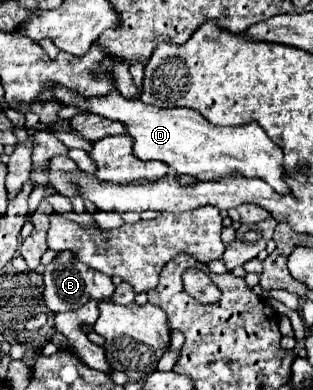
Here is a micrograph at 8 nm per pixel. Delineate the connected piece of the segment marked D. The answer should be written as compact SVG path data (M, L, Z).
M60 84L46 88L38 100L54 100L62 106L74 106L90 114L98 114L110 120L118 120L126 126L126 134L134 140L132 152L138 160L160 160L176 170L178 176L188 174L198 180L216 180L238 170L246 178L262 178L276 192L288 192L282 168L282 150L268 140L266 132L256 124L246 126L214 126L200 112L188 108L158 108L144 106L142 100L128 100L116 88L104 96L84 98Z

